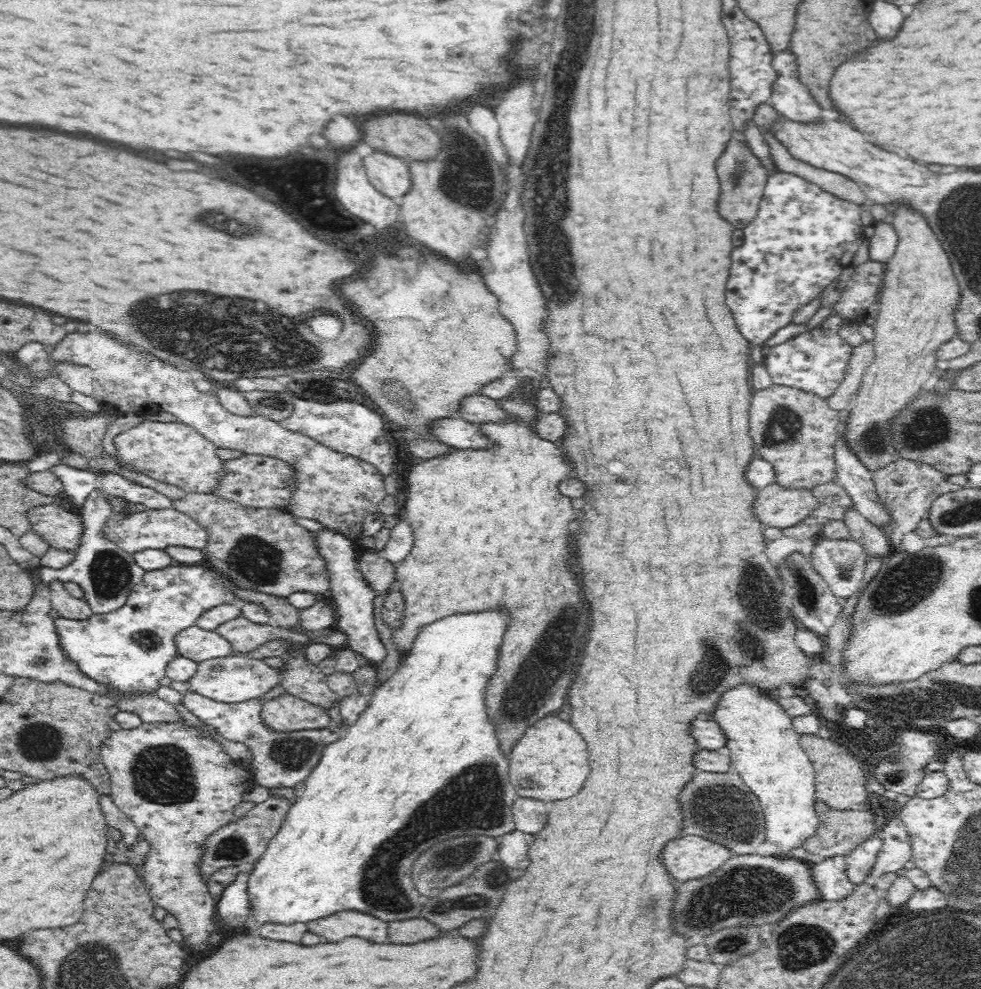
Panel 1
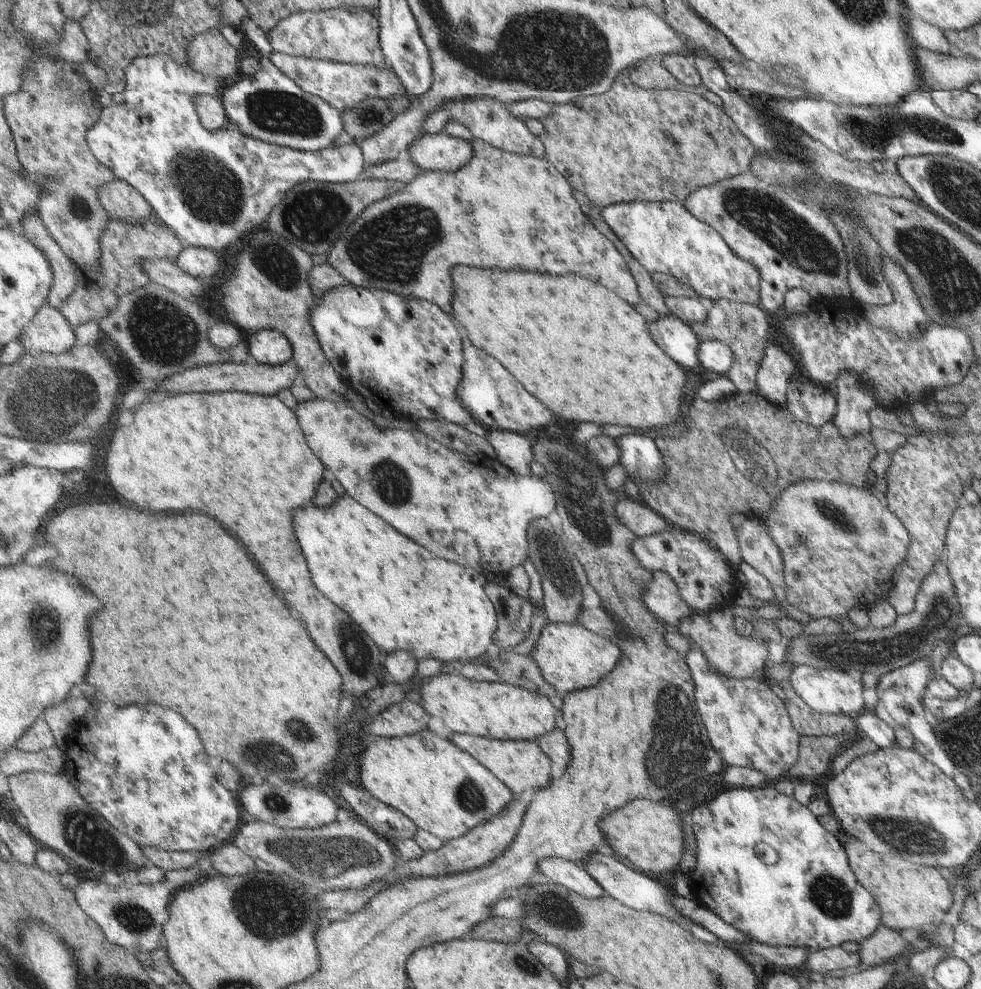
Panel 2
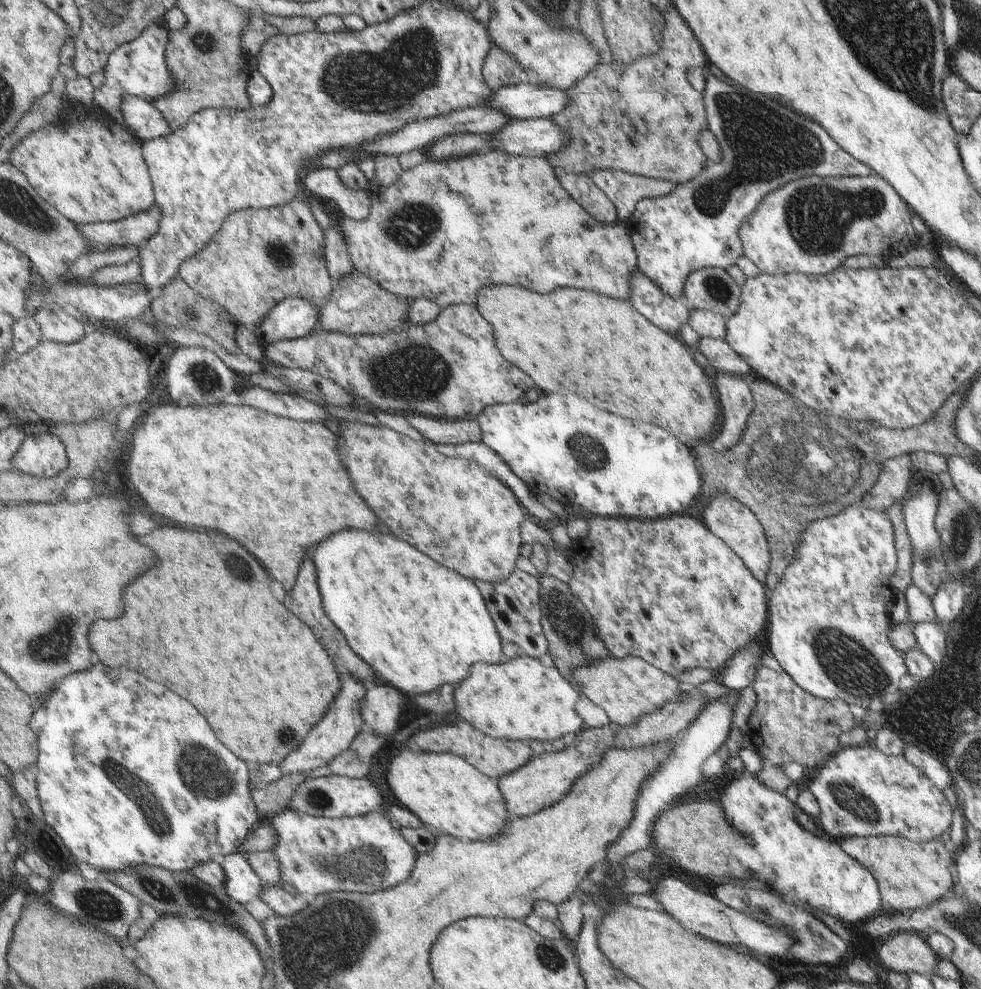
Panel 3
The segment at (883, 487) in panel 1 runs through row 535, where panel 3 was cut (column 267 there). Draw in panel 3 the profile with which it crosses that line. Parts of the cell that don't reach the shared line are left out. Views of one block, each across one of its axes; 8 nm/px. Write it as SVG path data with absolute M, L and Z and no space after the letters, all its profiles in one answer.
M266 886L259 898L263 903L266 903L271 910L278 916L289 918L293 914L299 914L307 904L309 900L298 892L289 893L287 890L283 890L281 886Z

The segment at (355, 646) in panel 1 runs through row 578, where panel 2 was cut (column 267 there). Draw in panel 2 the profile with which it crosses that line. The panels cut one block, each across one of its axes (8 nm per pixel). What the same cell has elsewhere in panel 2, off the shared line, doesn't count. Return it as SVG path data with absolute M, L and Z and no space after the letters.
M263 329L252 332L246 343L251 360L261 365L276 367L293 361L293 345L279 330Z

